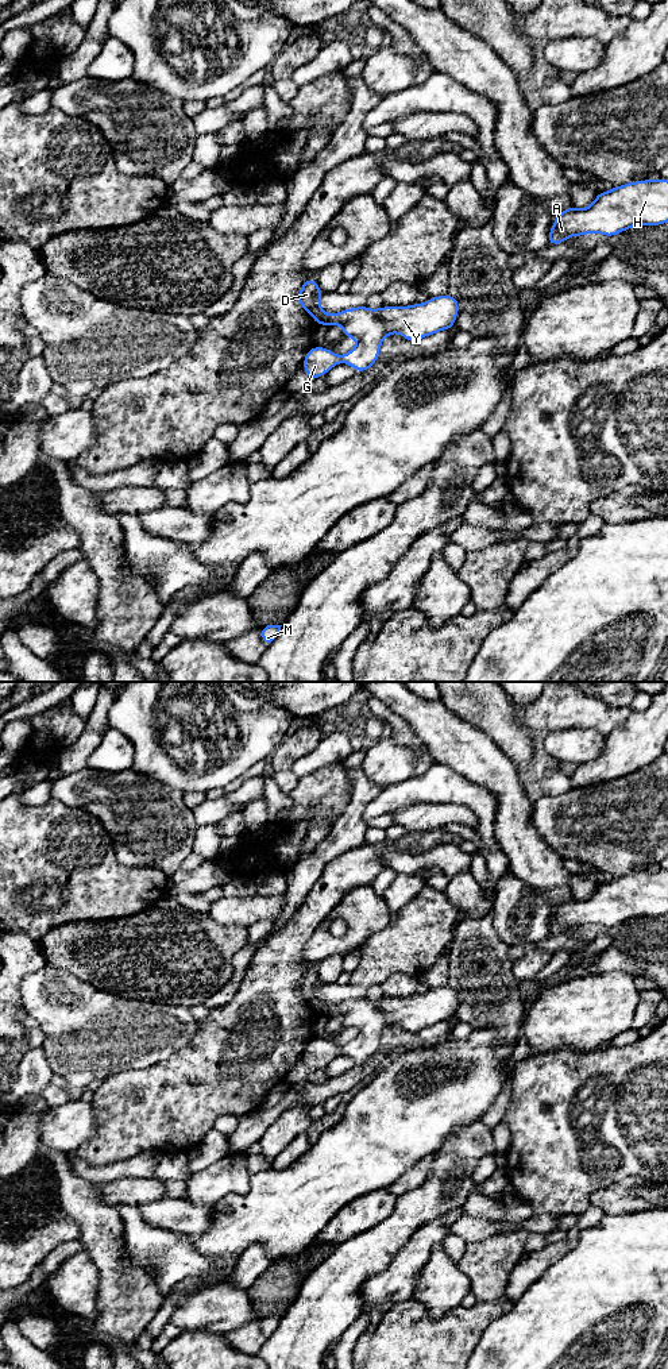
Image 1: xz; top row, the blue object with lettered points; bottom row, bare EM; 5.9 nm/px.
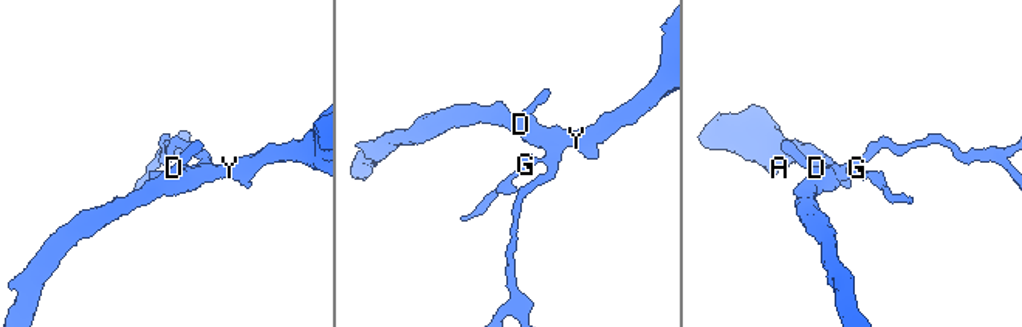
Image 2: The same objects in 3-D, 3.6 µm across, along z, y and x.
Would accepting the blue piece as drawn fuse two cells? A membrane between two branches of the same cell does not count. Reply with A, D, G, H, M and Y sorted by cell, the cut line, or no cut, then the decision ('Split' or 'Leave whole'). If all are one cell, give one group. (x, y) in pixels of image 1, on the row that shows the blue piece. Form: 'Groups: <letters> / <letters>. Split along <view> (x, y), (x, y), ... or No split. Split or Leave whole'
Groups: A D G H M Y. No split. Leave whole

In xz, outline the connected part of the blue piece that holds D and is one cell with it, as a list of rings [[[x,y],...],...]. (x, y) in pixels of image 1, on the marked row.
[[[313,277],[306,278],[297,294],[298,304],[317,325],[341,324],[344,338],[356,338],[358,346],[345,355],[336,355],[327,347],[309,348],[302,367],[310,379],[325,375],[339,363],[352,366],[356,373],[367,371],[379,359],[382,340],[390,333],[398,332],[403,339],[417,342],[453,329],[459,315],[459,300],[451,294],[430,297],[426,302],[409,306],[383,305],[381,309],[370,309],[362,305],[328,315],[320,302],[323,292]]]

